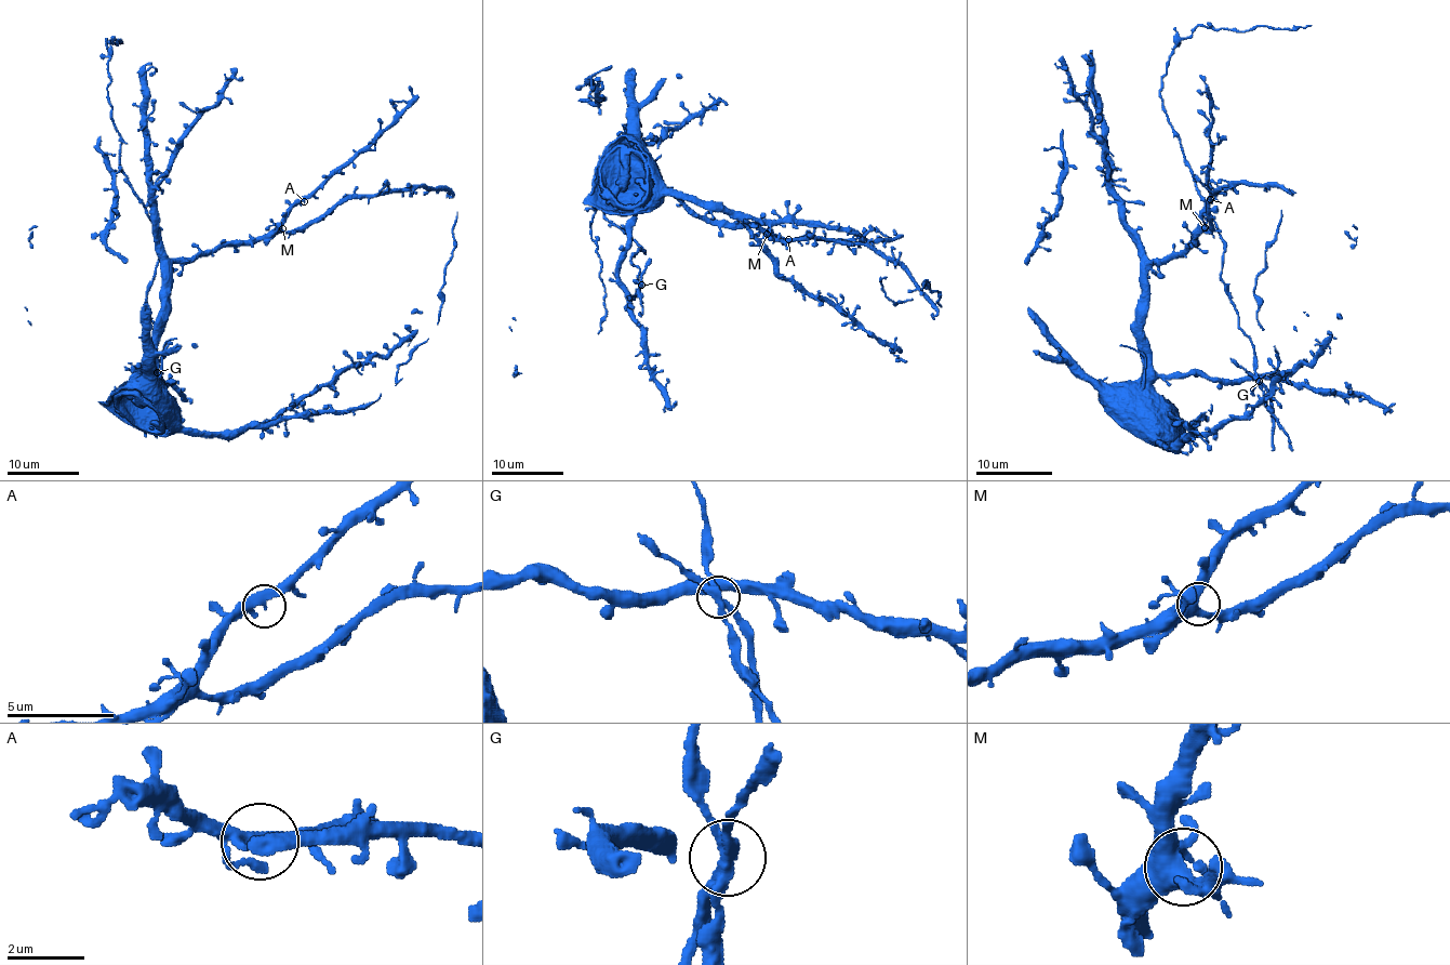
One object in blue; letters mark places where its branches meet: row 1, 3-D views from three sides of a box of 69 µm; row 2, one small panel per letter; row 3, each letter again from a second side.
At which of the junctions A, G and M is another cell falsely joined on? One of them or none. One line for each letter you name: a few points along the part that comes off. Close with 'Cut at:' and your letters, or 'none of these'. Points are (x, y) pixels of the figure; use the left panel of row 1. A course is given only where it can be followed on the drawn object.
G: (156, 372), (156, 437)
Cut at: G

